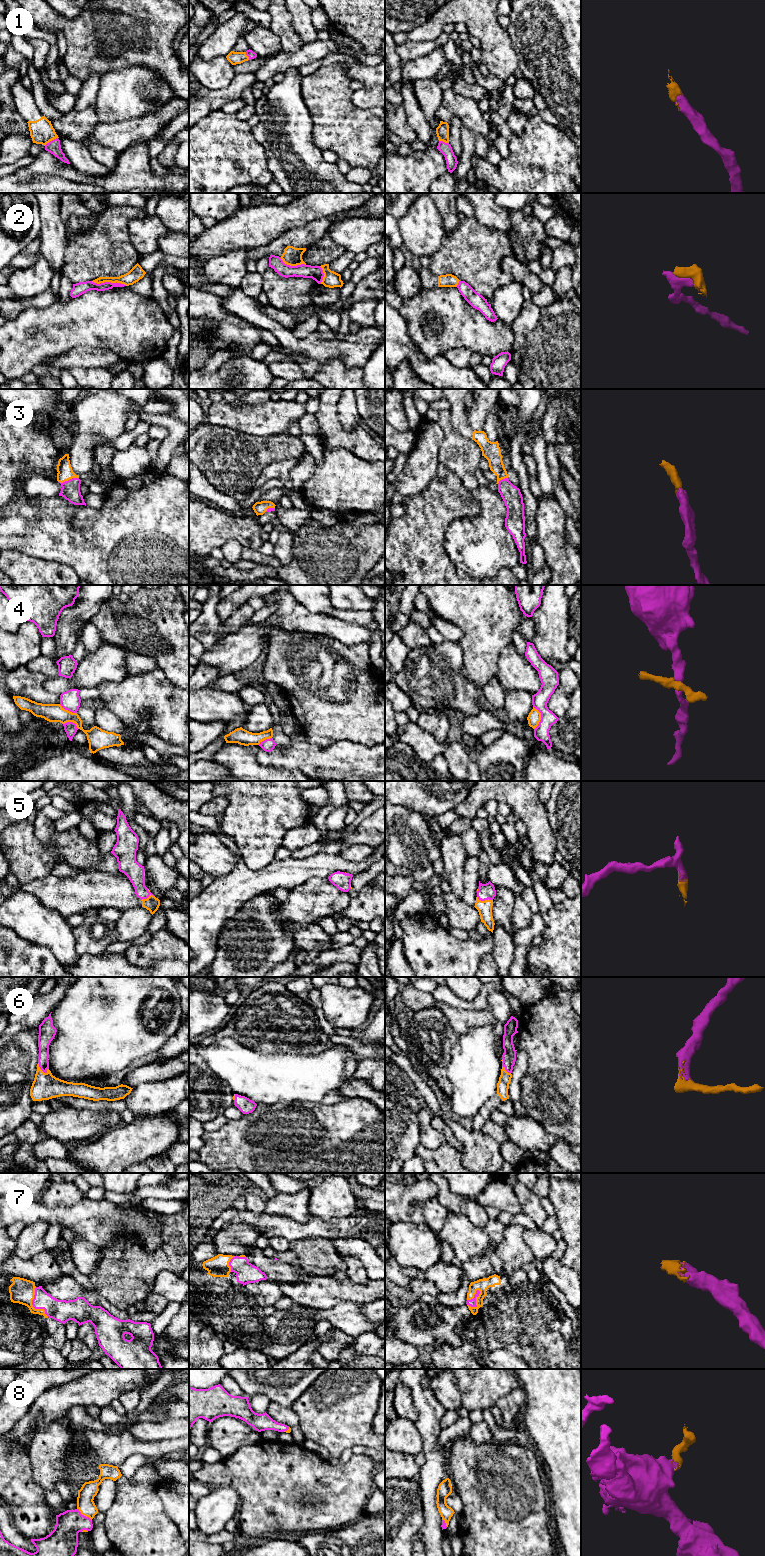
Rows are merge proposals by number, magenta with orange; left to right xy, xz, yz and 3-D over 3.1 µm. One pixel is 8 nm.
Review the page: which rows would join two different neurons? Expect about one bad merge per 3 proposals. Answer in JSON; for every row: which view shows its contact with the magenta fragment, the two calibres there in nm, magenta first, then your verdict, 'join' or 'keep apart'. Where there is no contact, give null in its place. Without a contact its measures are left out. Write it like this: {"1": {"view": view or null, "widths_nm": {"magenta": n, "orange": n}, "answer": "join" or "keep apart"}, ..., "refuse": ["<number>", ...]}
{"1": {"view": "xy", "widths_nm": {"magenta": 110, "orange": 190}, "answer": "join"}, "2": {"view": "xy", "widths_nm": {"magenta": 100, "orange": 110}, "answer": "keep apart"}, "3": {"view": "xy", "widths_nm": {"magenta": 150, "orange": 120}, "answer": "join"}, "4": {"view": "yz", "widths_nm": {"magenta": 130, "orange": 110}, "answer": "keep apart"}, "5": {"view": "xy", "widths_nm": {"magenta": 150, "orange": 120}, "answer": "join"}, "6": {"view": "xy", "widths_nm": {"magenta": 110, "orange": 220}, "answer": "join"}, "7": {"view": "yz", "widths_nm": {"magenta": 60, "orange": 100}, "answer": "join"}, "8": {"view": "xy", "widths_nm": {"magenta": 220, "orange": 140}, "answer": "join"}, "refuse": ["2", "4"]}

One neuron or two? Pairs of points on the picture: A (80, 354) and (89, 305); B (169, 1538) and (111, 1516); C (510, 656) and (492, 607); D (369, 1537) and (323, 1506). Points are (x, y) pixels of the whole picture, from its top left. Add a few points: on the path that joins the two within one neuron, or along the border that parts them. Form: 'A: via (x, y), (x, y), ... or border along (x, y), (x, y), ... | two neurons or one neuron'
A: border along (105, 348), (77, 346), (60, 355) | two neurons
B: via (155, 1538), (151, 1538), (134, 1522), (125, 1521) | one neuron
C: border along (512, 642), (501, 651), (496, 668) | two neurons
D: border along (364, 1514), (350, 1524) | two neurons

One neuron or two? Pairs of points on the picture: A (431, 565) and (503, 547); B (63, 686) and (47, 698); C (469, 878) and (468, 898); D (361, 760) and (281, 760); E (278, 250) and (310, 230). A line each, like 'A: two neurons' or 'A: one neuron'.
A: two neurons
B: two neurons
C: one neuron
D: one neuron
E: one neuron

